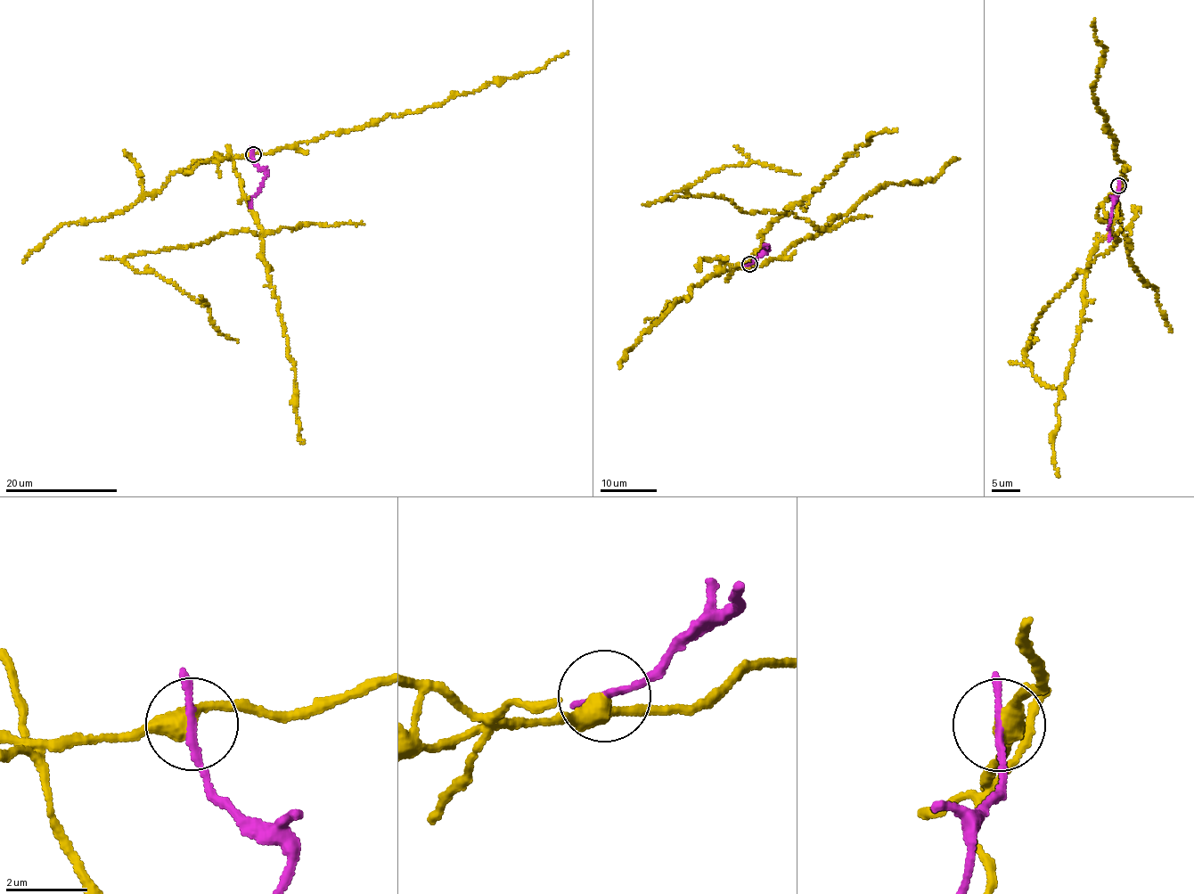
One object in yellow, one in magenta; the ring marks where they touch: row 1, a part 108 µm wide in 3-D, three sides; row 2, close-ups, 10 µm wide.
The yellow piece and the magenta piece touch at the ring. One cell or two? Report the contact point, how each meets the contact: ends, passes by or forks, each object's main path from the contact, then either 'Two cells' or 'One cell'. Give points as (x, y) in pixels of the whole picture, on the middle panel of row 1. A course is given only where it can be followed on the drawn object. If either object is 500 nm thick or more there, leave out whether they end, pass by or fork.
Place: (749, 264). At the ring yellow passes by. At the ring magenta ends. Course of yellow: (749, 264), (734, 266), (751, 259), (778, 212), (715, 195), (663, 199), (727, 165), (801, 175). Course of magenta: (749, 264), (768, 250), (766, 244). Two cells

